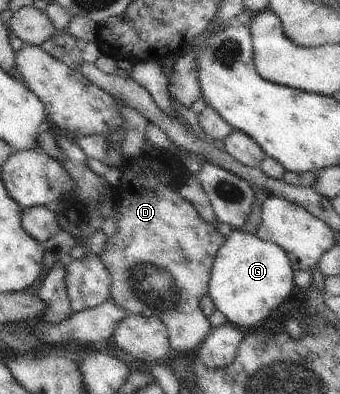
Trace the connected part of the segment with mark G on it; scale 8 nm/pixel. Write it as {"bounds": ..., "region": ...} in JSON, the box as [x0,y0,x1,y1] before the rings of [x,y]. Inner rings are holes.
{"bounds":[206,231,294,333],"region":[[[235,231],[217,251],[206,293],[215,309],[221,311],[228,322],[246,333],[260,329],[274,312],[280,310],[280,305],[292,295],[294,286],[294,270],[284,249],[272,242],[262,241],[257,235]]]}

